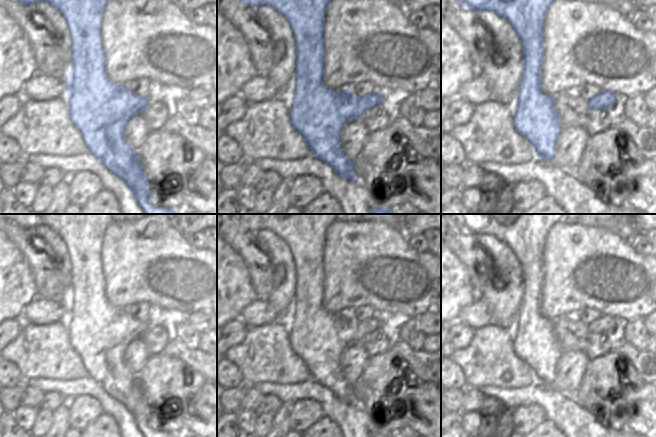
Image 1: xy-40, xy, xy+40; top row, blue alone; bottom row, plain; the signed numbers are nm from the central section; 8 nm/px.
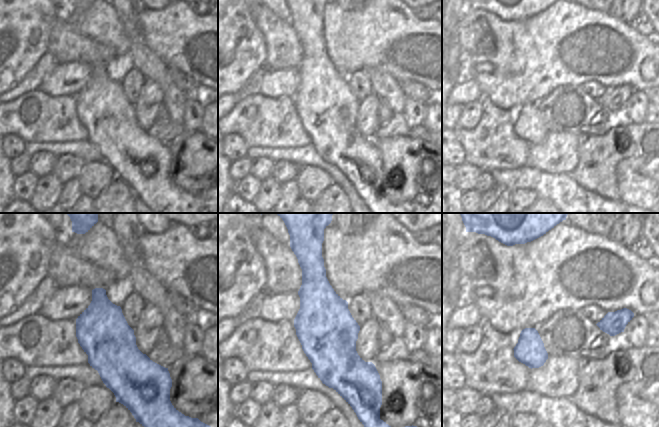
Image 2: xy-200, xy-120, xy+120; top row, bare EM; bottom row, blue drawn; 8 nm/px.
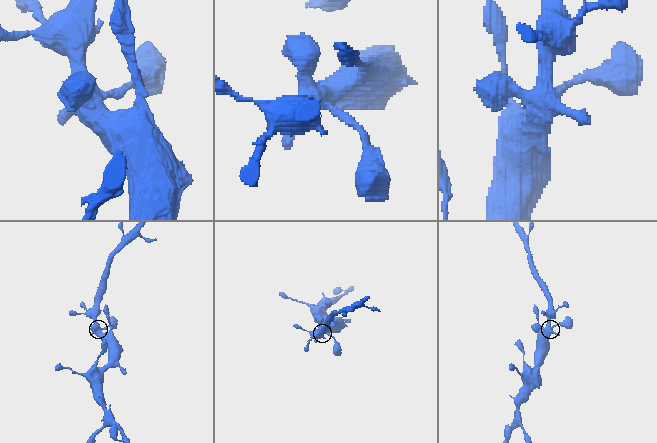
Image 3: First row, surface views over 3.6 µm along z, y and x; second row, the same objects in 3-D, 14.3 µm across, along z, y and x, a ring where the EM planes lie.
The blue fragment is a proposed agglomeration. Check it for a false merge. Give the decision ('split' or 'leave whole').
leave whole

